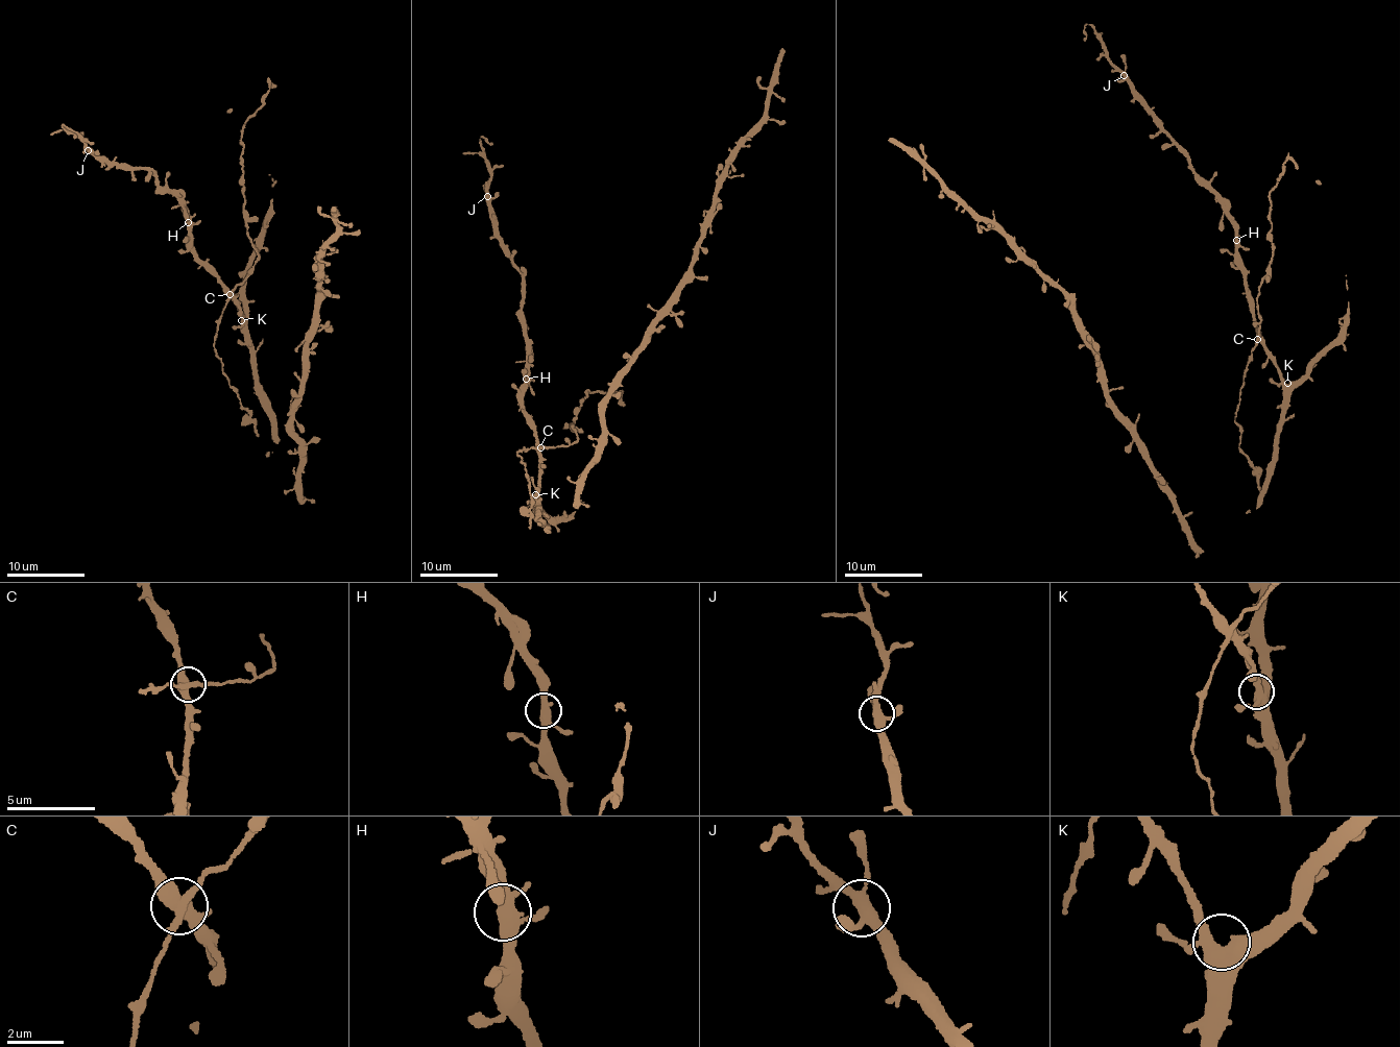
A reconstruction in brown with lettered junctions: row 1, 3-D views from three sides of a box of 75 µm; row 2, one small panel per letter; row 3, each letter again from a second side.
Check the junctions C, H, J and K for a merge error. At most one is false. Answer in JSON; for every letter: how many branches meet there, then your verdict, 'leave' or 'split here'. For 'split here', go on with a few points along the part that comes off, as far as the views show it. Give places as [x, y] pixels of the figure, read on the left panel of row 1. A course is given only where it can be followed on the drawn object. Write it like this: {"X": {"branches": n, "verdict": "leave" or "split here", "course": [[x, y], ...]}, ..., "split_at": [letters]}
{"C": {"branches": 4, "verdict": "leave"}, "H": {"branches": 4, "verdict": "leave"}, "J": {"branches": 4, "verdict": "leave"}, "K": {"branches": 4, "verdict": "leave"}, "split_at": []}

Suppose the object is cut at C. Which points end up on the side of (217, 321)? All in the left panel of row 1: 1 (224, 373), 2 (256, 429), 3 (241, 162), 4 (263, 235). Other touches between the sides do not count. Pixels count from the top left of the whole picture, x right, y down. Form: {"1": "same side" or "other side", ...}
{"1": "same side", "2": "same side", "3": "same side", "4": "other side"}

